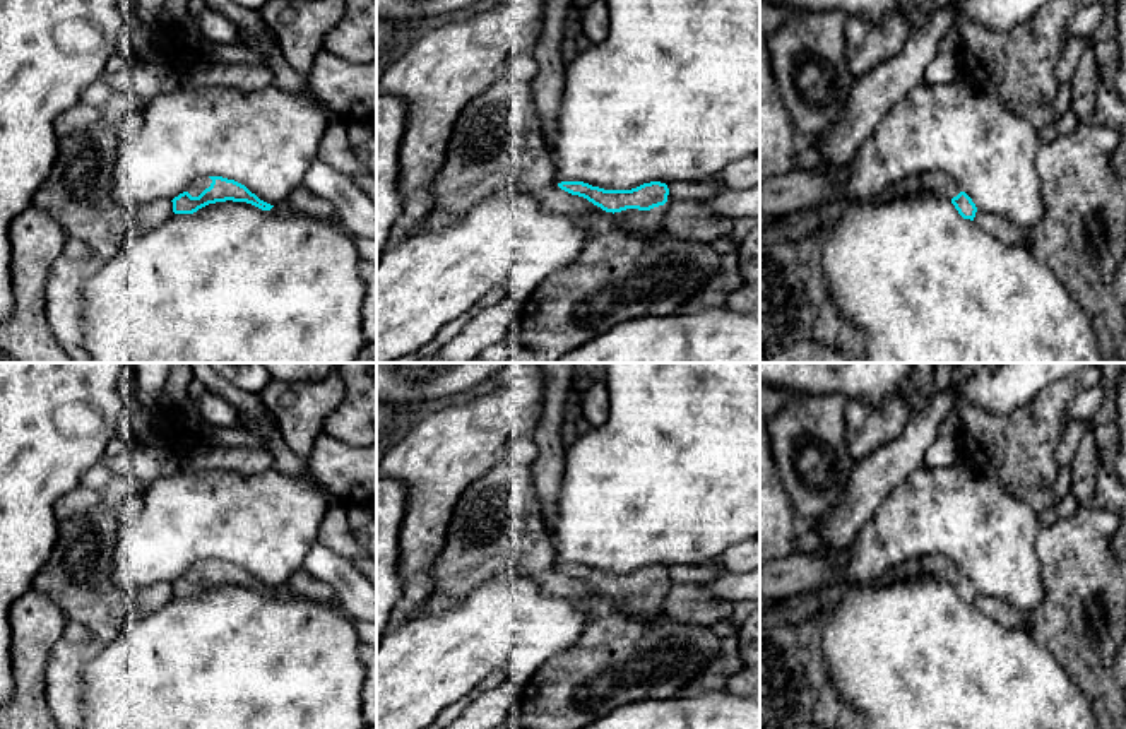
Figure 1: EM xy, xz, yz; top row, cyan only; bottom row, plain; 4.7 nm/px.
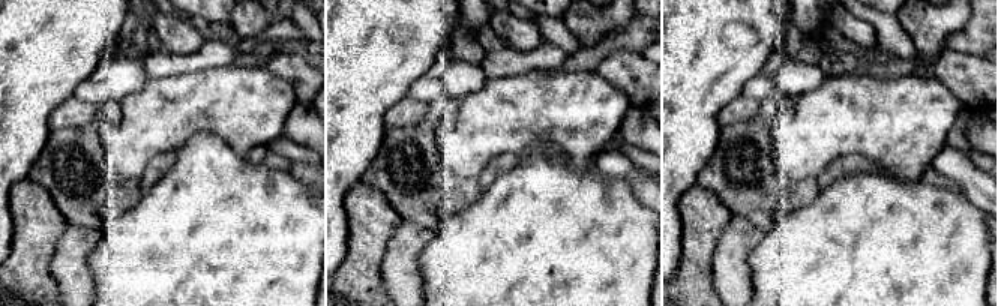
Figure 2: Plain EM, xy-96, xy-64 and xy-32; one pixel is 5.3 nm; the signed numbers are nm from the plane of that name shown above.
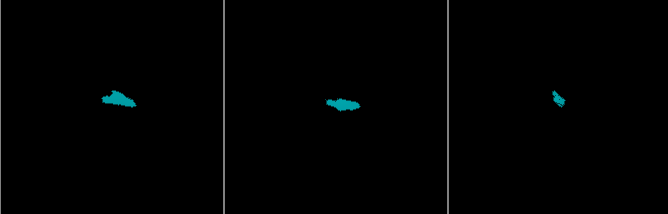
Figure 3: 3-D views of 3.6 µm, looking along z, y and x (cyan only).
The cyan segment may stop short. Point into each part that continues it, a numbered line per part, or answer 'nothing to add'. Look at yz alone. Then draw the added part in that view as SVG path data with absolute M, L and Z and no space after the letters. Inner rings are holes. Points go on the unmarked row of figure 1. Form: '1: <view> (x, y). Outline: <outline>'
1: yz (938, 567). Outline: M931 554L931 556L924 556L919 560L910 560L890 570L888 573L873 578L868 584L886 585L886 584L893 584L898 580L912 580L922 573L936 580L948 582L948 584L951 584L962 575L962 572L957 568L957 565L950 558L943 554Z

